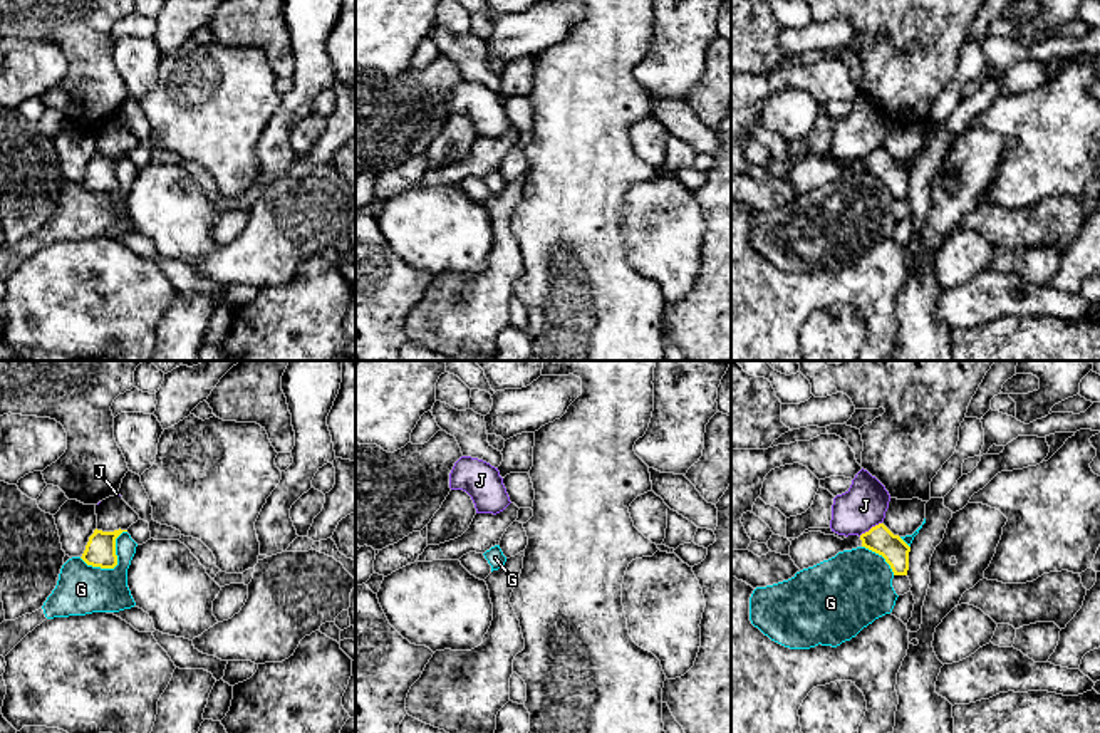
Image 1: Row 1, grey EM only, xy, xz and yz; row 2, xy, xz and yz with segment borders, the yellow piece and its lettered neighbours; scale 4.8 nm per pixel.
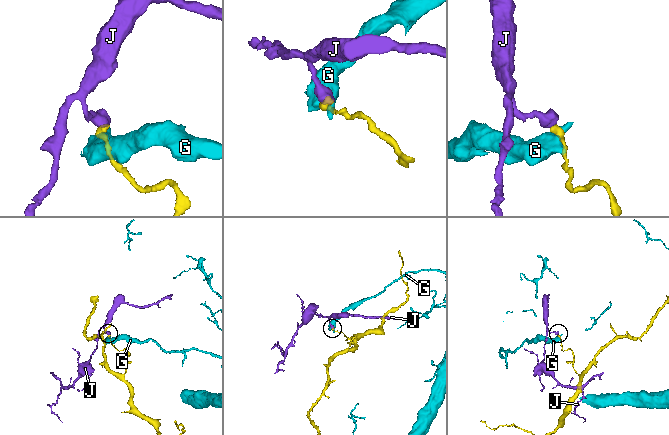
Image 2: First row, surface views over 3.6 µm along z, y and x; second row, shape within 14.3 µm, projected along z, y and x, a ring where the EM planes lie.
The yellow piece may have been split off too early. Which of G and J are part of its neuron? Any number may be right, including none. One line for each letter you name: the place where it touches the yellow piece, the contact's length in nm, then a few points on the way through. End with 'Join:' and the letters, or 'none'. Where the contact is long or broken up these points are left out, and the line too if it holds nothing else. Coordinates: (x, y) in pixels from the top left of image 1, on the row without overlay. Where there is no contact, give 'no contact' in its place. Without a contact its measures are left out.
Join: none

